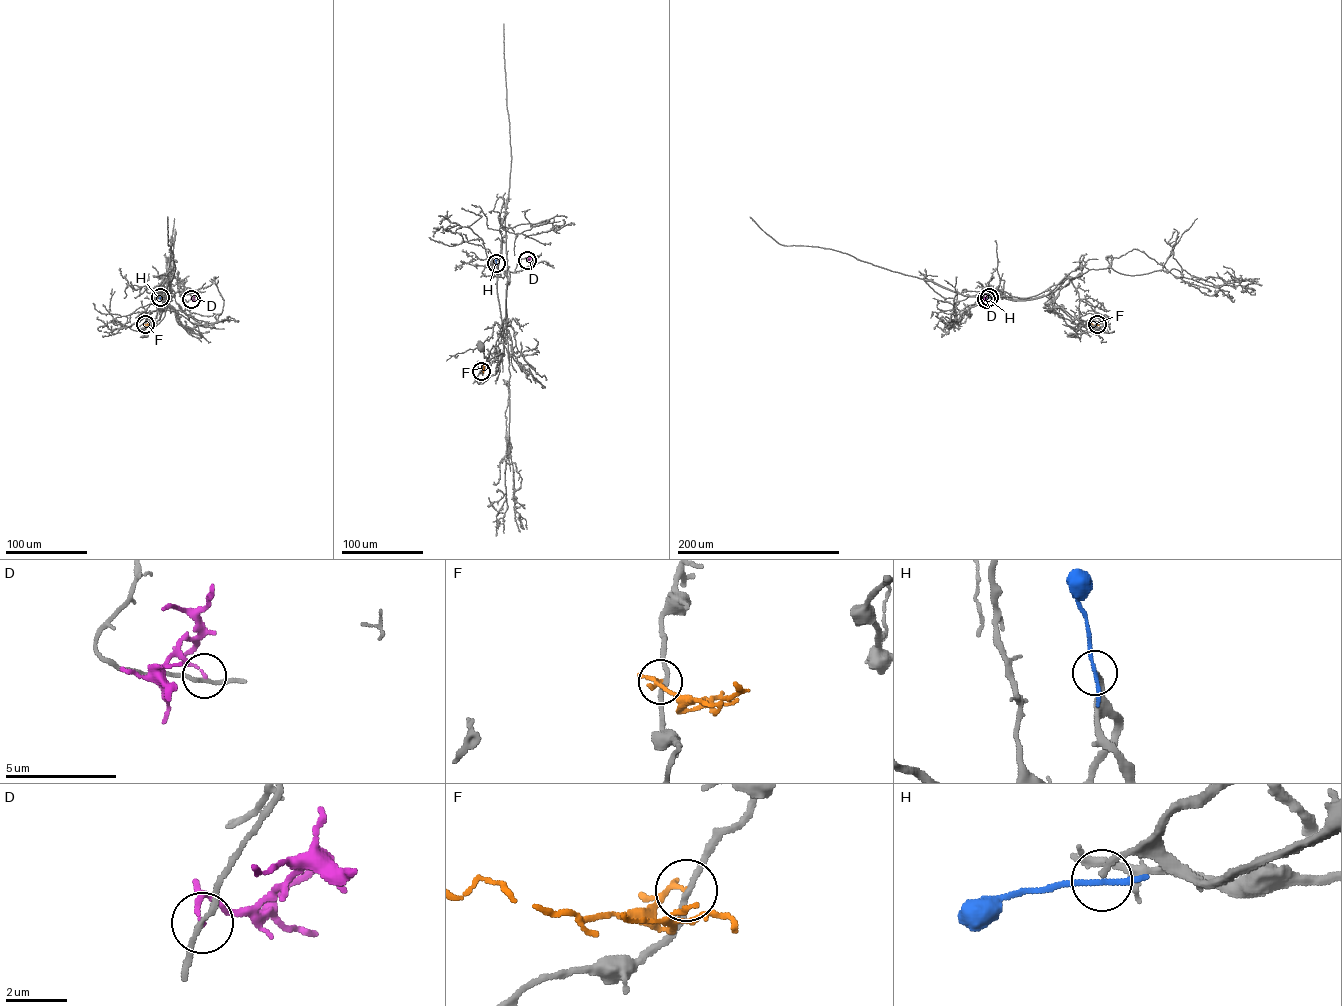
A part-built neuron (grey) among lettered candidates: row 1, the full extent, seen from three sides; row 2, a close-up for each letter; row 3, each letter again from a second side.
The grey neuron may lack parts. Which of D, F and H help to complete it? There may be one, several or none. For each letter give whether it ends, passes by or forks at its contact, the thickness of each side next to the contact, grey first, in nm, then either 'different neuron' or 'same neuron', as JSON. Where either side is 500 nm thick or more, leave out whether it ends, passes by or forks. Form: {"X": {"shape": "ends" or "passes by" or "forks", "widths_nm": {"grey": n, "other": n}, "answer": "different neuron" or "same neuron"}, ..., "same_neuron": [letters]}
{"D": {"shape": "ends", "widths_nm": {"grey": 170, "other": 140}, "answer": "different neuron"}, "F": {"shape": "passes by", "widths_nm": {"grey": 200, "other": 130}, "answer": "different neuron"}, "H": {"shape": "passes by", "widths_nm": {"grey": 180, "other": 160}, "answer": "different neuron"}, "same_neuron": []}

